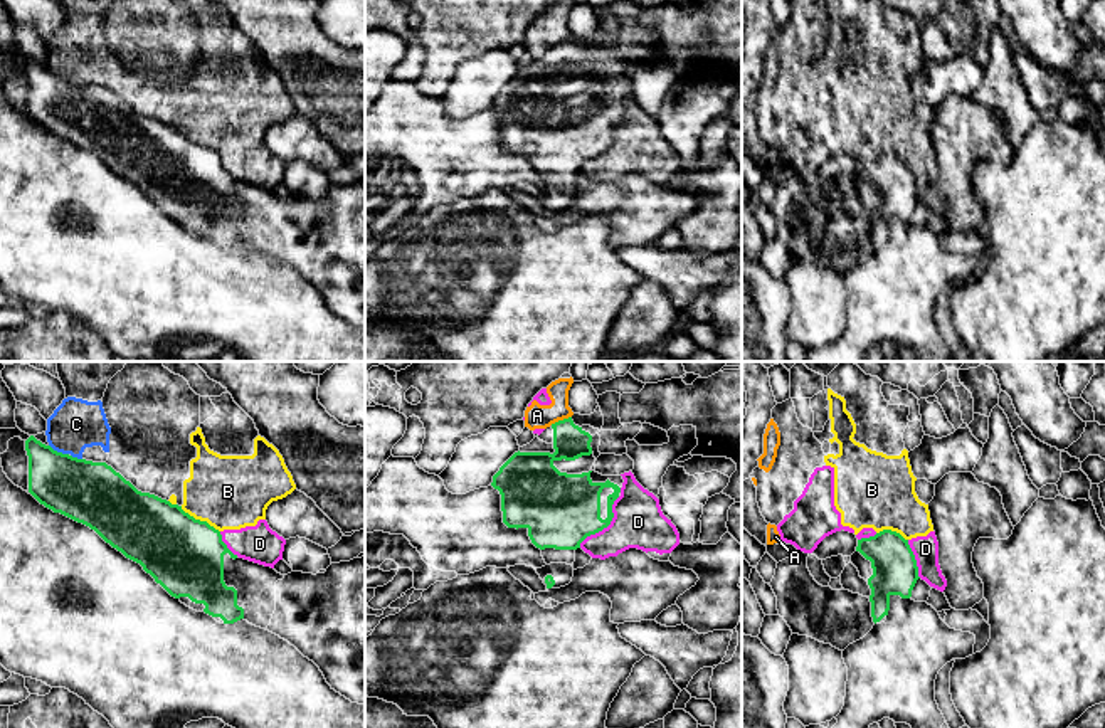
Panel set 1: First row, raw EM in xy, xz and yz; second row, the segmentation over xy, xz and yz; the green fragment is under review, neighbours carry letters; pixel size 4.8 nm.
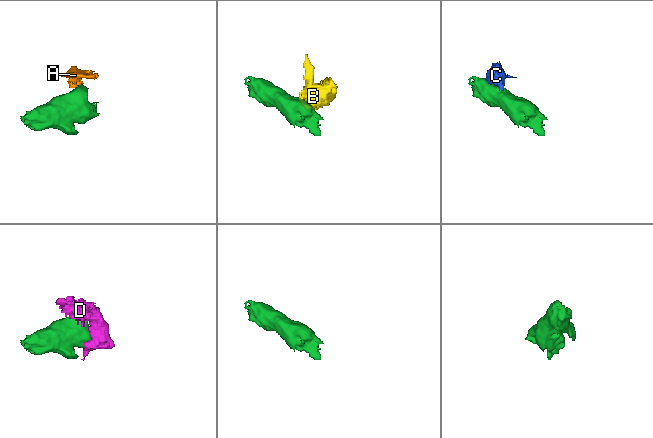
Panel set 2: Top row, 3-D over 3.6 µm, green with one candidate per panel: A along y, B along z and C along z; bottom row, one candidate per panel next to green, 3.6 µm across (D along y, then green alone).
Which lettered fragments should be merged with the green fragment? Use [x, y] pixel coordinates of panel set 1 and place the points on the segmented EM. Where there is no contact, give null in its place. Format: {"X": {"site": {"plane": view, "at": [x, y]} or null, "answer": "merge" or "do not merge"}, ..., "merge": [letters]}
{"A": {"site": {"plane": "xz", "at": [560, 421]}, "answer": "do not merge"}, "B": {"site": {"plane": "xy", "at": [199, 520]}, "answer": "do not merge"}, "C": {"site": {"plane": "xy", "at": [59, 453]}, "answer": "do not merge"}, "D": {"site": {"plane": "xz", "at": [606, 527]}, "answer": "do not merge"}, "merge": []}

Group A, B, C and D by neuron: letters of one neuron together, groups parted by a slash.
A B C D

